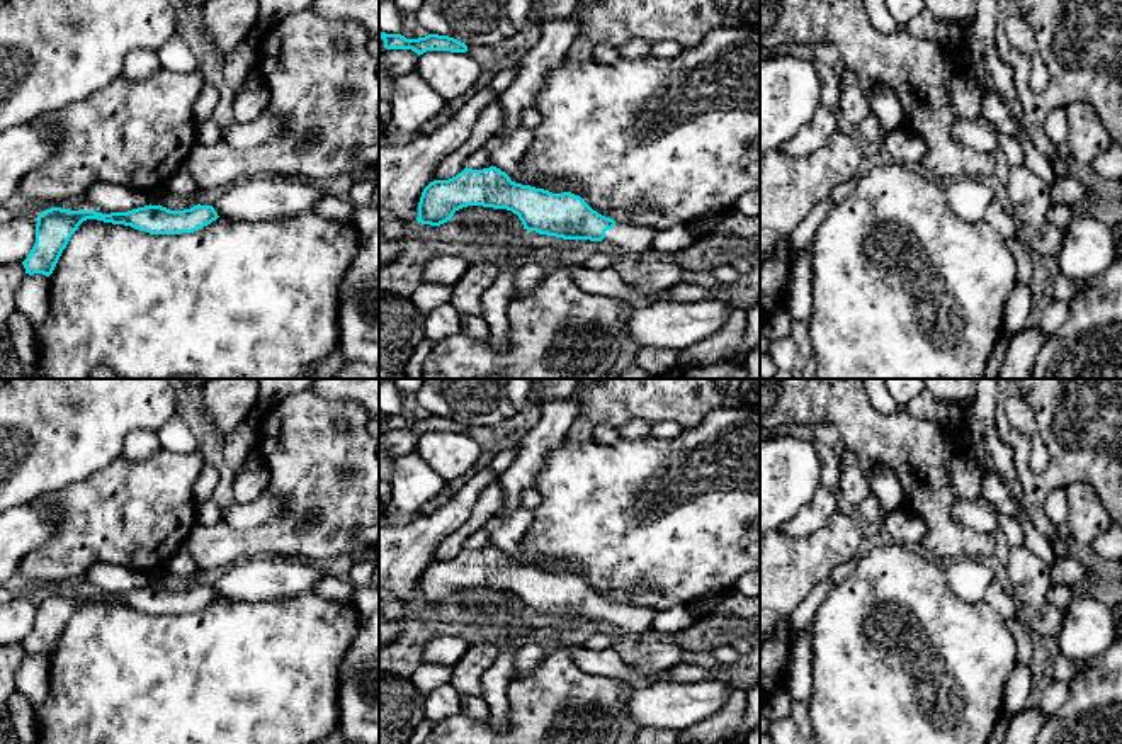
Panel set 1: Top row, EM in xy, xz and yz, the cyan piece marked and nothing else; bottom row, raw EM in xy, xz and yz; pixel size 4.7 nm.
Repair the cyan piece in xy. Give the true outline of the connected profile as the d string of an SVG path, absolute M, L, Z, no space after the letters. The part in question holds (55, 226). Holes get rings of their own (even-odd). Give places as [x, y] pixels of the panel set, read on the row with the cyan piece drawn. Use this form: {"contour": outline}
{"contour": "M150 204L128 212L110 214L51 207L37 216L36 243L22 265L29 275L42 273L49 277L71 234L87 219L124 224L150 234L182 234L202 229L218 217L212 206L201 204L184 211L170 211Z"}

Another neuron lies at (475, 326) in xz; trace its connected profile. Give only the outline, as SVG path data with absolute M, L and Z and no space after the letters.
M461 316L461 331L462 335L474 338L474 340L483 340L488 336L488 324L483 316Z

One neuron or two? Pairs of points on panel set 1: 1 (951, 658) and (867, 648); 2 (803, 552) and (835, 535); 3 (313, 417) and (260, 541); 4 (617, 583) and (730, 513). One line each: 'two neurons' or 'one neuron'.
1: one neuron
2: one neuron
3: one neuron
4: one neuron

